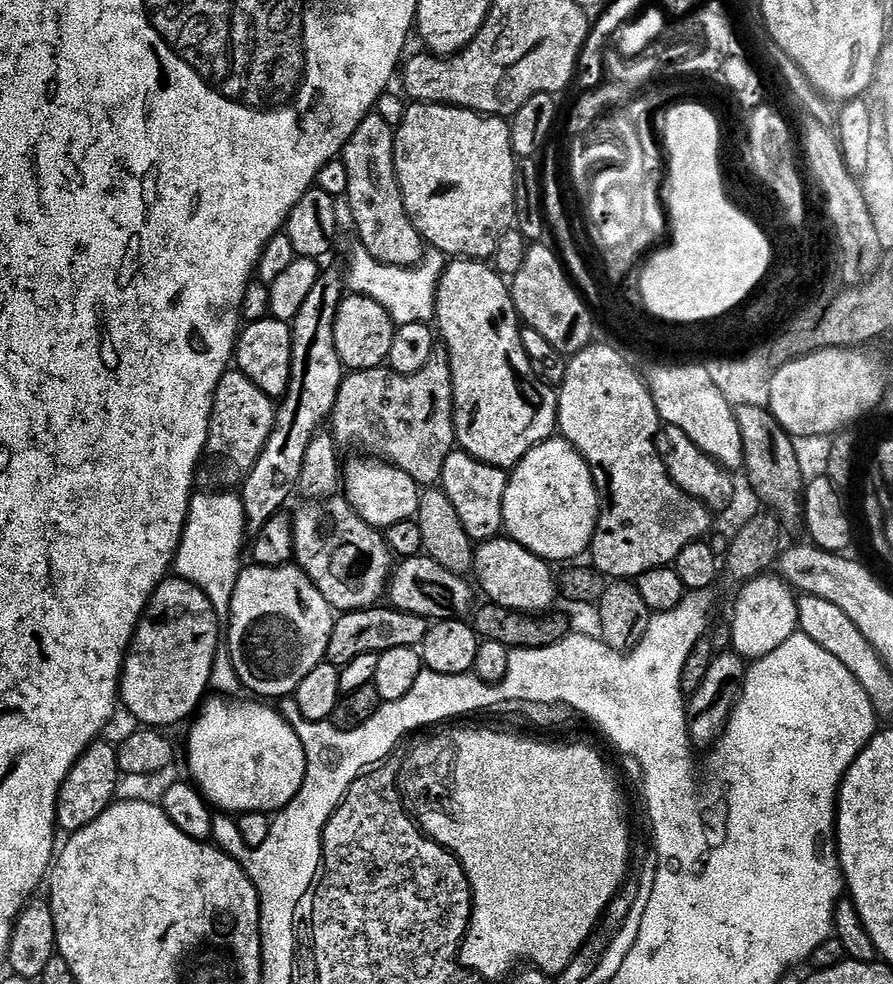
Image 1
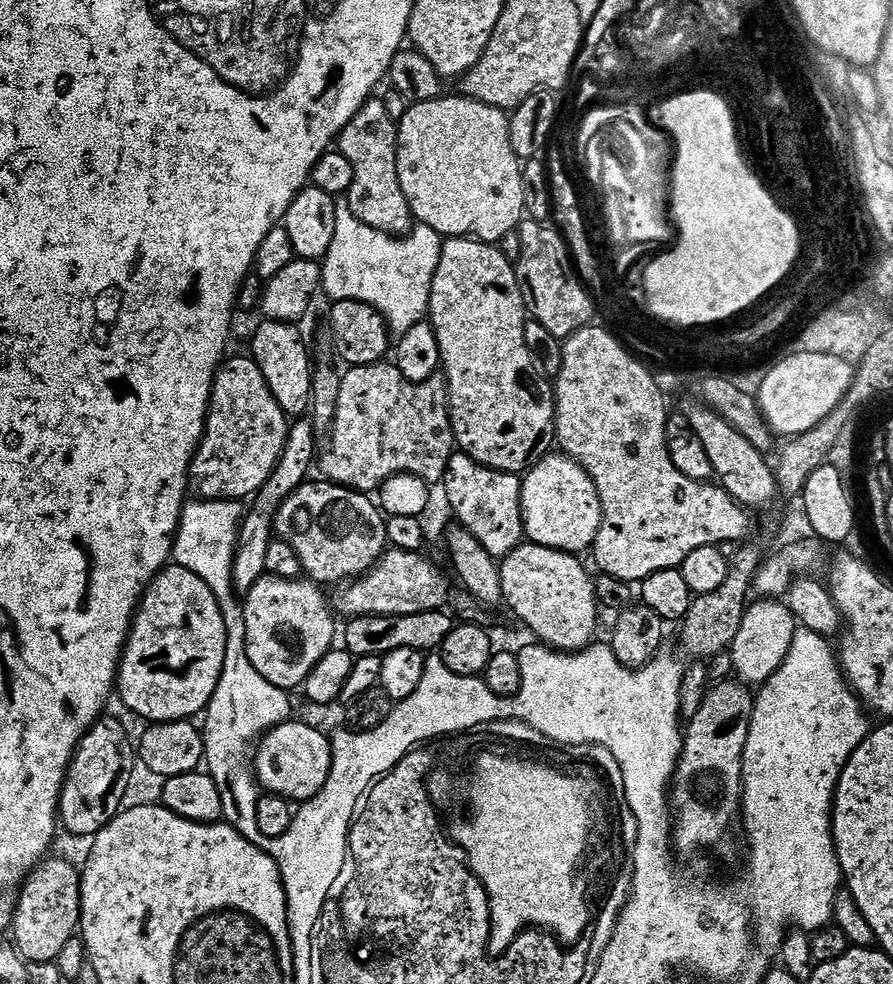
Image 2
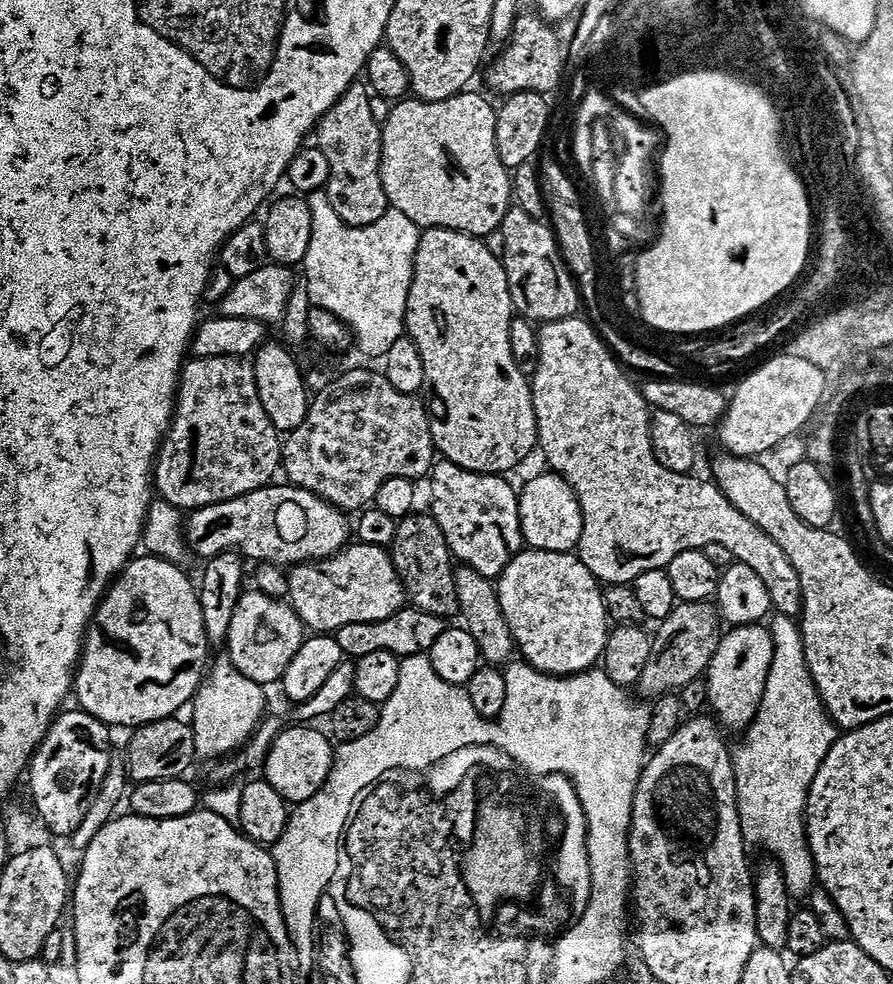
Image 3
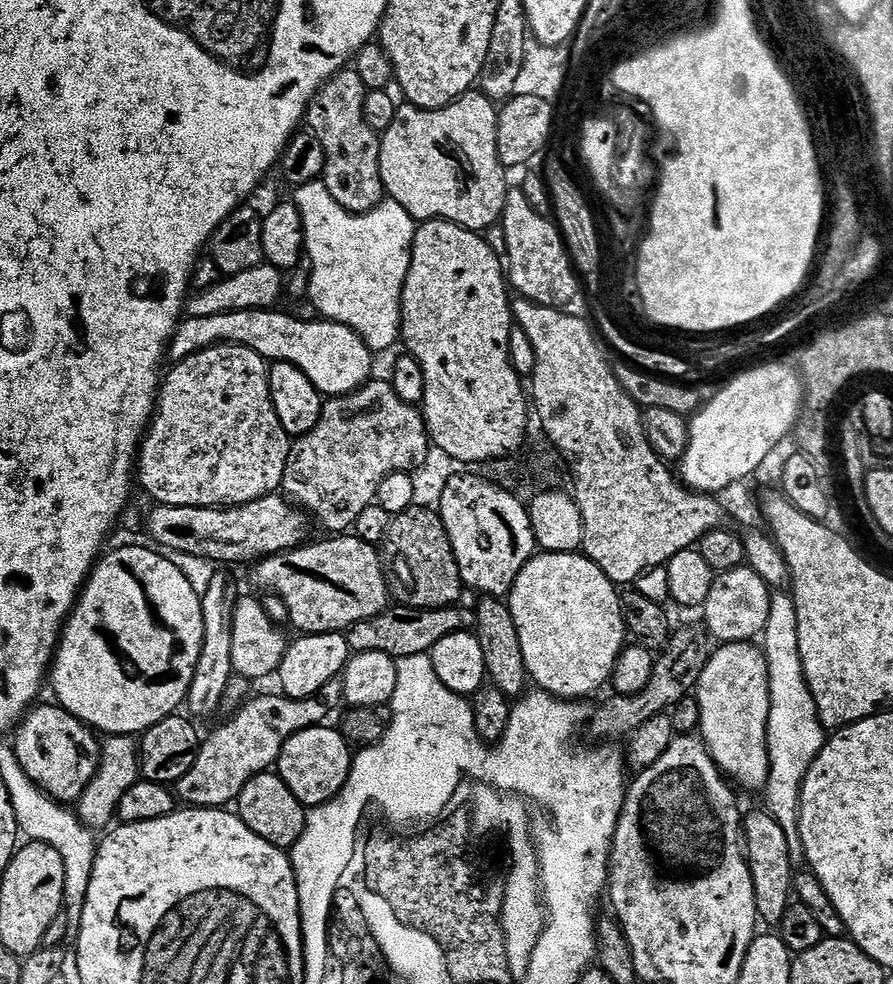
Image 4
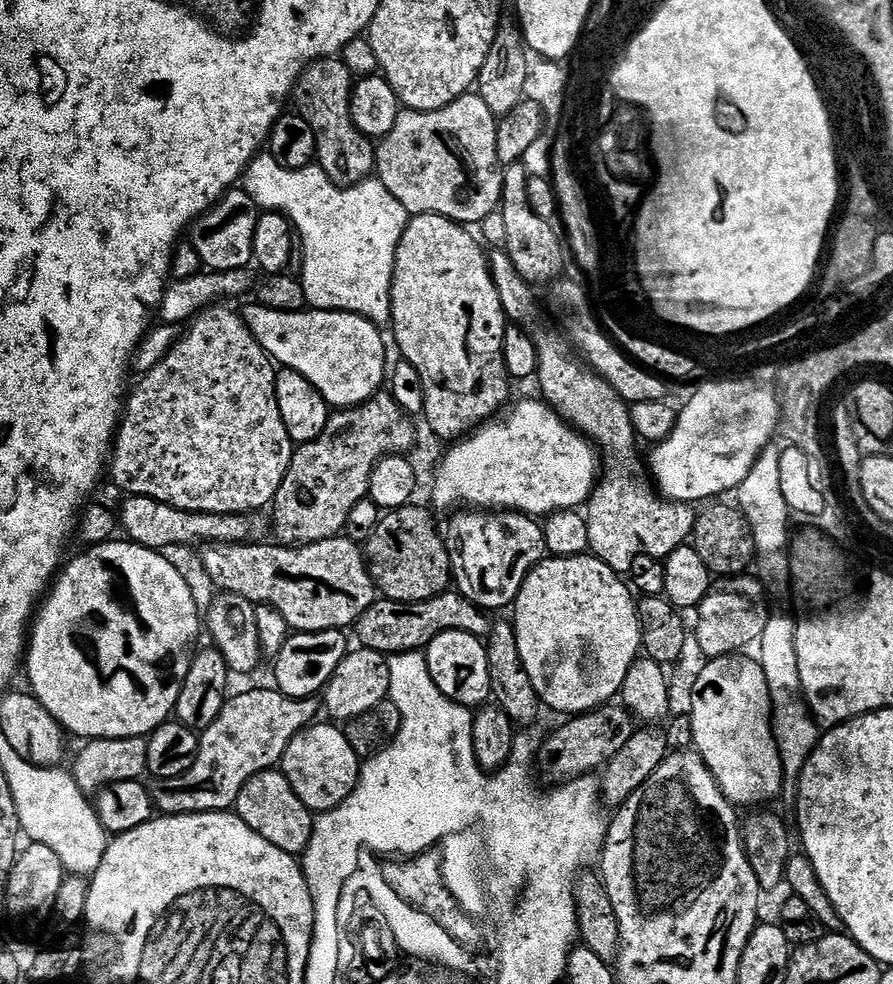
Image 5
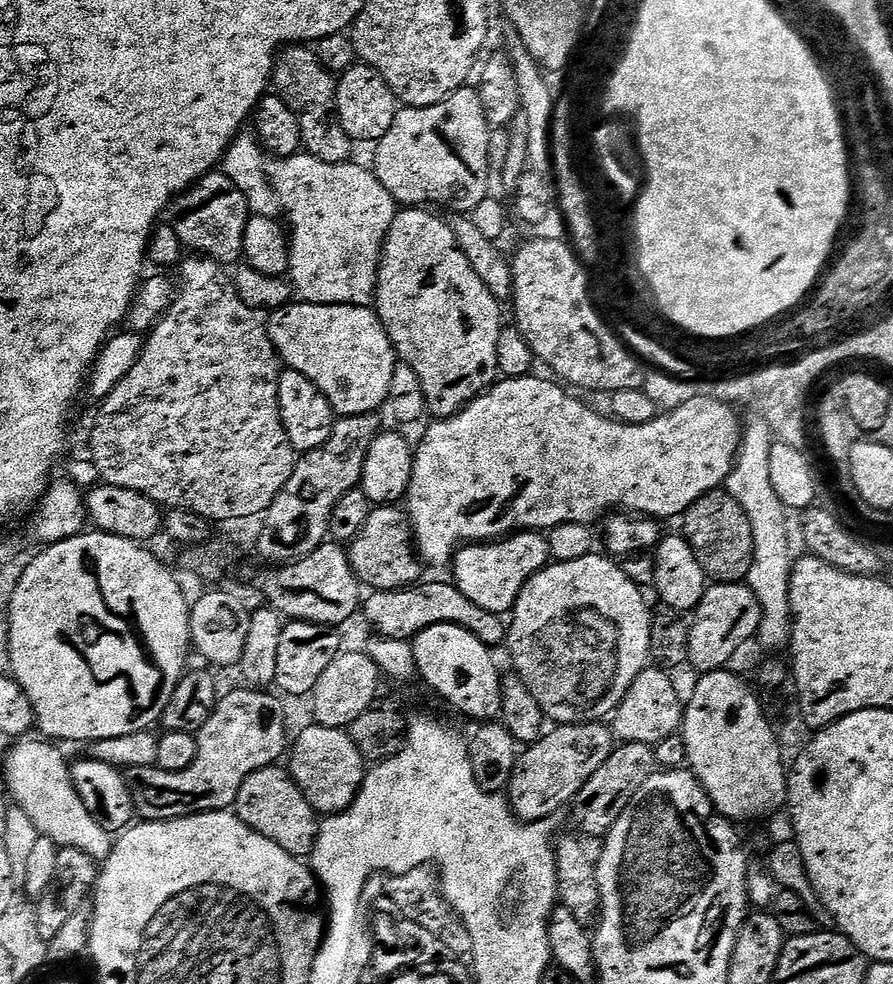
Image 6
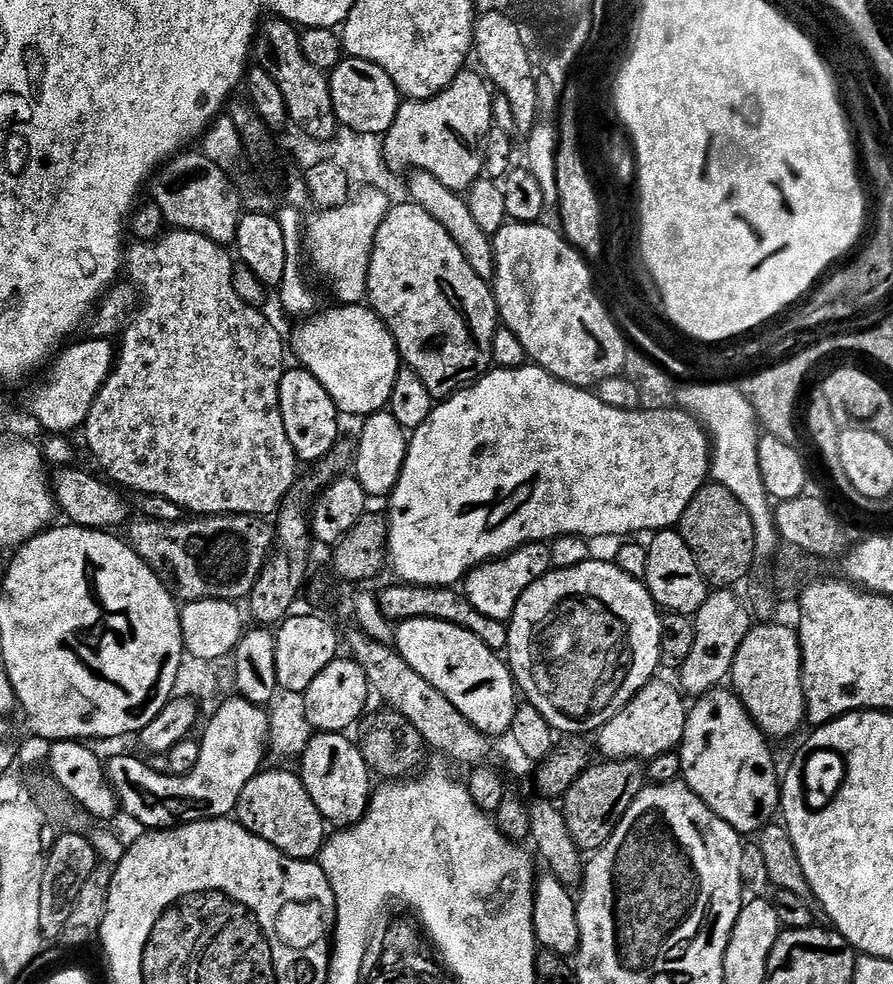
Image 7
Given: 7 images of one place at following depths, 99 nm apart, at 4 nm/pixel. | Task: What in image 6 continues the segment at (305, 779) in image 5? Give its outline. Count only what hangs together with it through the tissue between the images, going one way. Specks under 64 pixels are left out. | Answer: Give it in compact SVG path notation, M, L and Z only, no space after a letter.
M313 723L300 737L295 737L290 748L292 779L302 794L320 814L345 812L356 801L364 785L366 761L354 746L351 735L338 728L324 728Z

